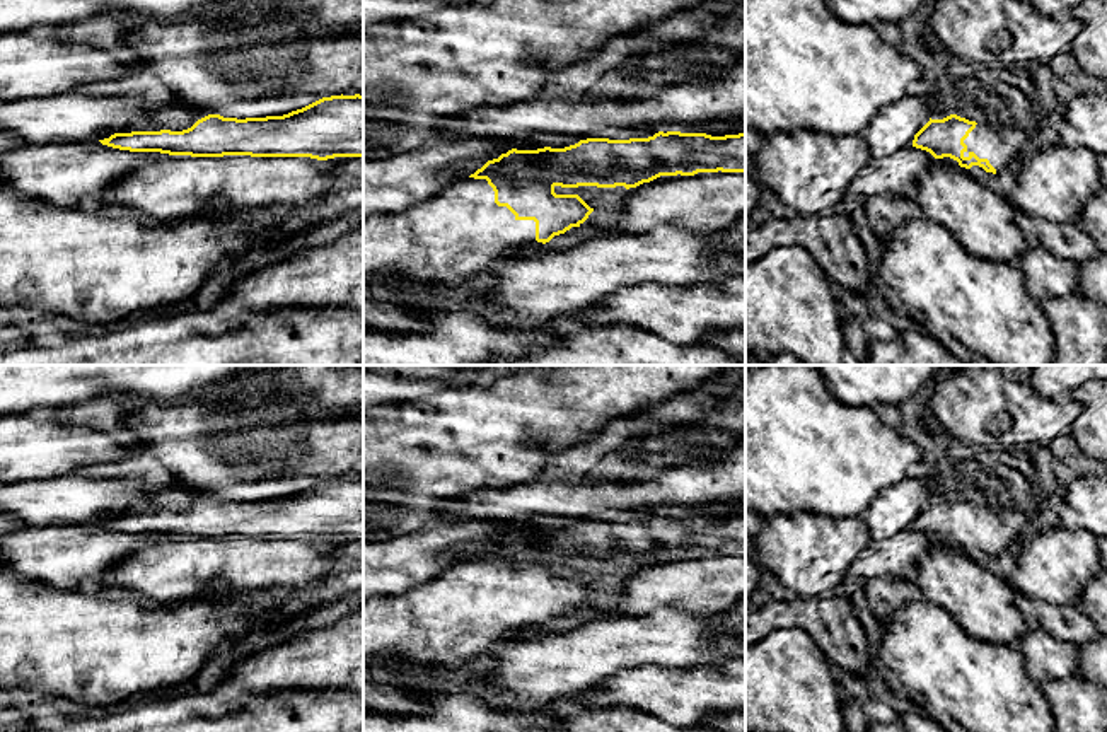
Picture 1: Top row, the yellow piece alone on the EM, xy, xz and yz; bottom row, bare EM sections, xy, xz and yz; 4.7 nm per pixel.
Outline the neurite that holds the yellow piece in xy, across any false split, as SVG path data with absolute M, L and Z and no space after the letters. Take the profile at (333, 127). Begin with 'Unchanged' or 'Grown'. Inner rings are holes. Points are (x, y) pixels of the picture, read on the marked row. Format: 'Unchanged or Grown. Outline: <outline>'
Unchanged. Outline: M363 96L322 97L302 109L283 116L223 118L208 114L183 131L131 131L114 133L99 140L102 145L130 152L160 152L191 157L310 157L327 160L334 157L363 157Z

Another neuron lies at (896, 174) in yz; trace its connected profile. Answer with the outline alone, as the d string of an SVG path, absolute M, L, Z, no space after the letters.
M907 145L887 157L870 159L860 169L849 186L853 198L894 198L913 196L914 186L923 172L931 166L933 155L926 150Z

